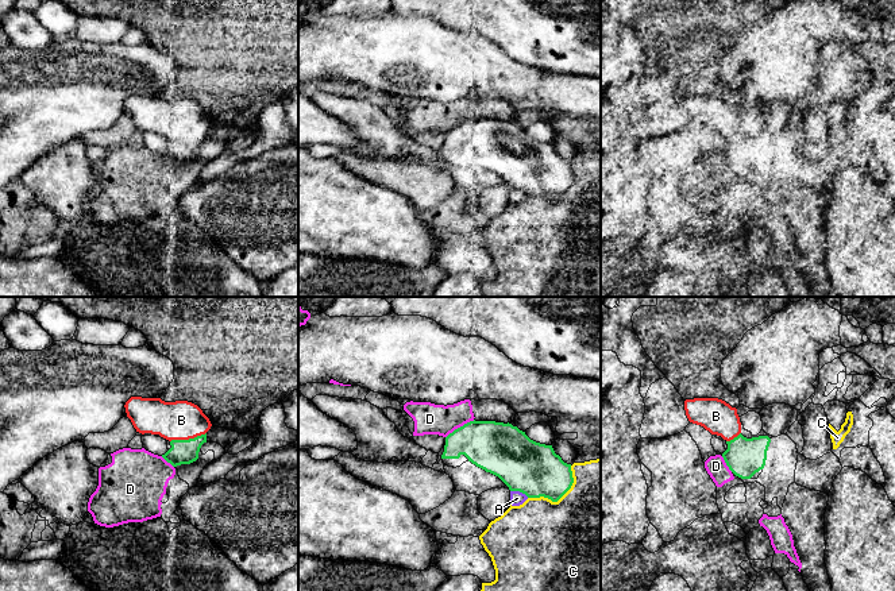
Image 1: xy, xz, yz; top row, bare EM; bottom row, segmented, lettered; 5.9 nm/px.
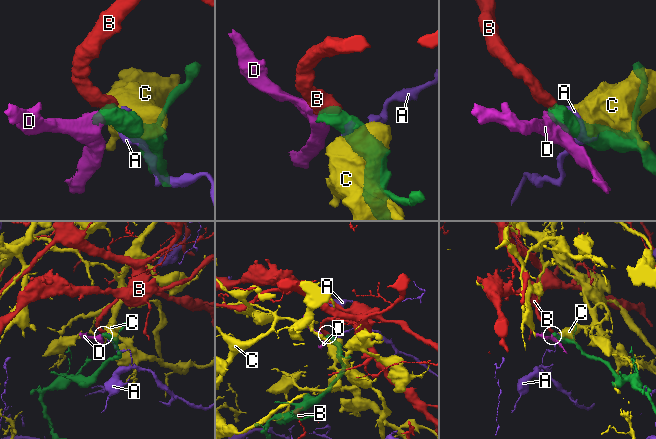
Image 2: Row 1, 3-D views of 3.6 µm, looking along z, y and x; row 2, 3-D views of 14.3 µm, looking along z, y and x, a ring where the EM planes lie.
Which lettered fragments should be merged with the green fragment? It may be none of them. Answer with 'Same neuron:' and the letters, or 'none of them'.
Same neuron: B

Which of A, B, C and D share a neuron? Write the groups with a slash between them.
A / B / C / D

